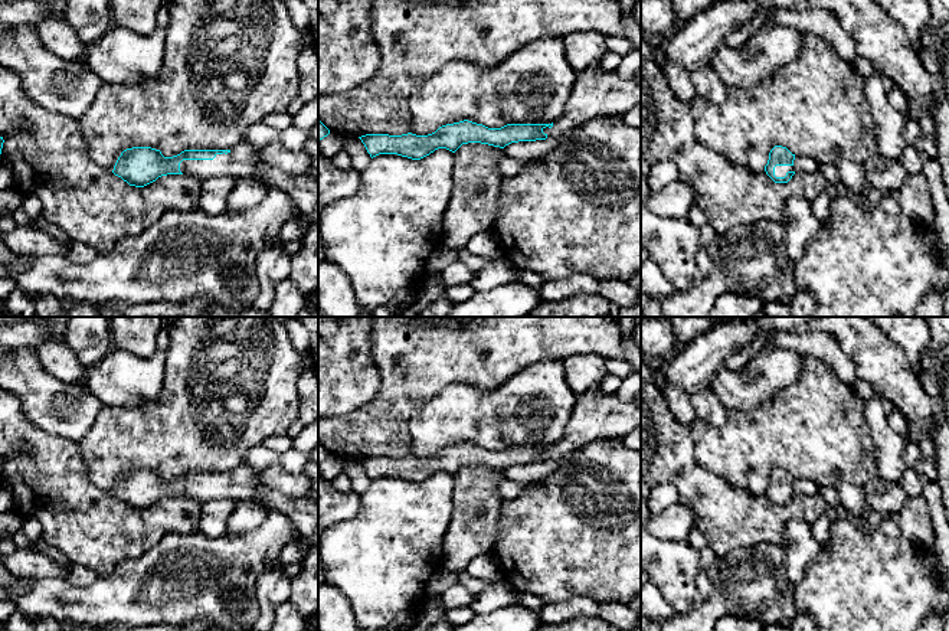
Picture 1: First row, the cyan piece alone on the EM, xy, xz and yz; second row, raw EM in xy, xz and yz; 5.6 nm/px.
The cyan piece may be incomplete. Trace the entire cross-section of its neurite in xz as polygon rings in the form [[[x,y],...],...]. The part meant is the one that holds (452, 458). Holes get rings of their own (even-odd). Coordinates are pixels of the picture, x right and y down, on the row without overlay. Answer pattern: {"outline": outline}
{"outline": [[[592,388],[577,395],[565,435],[552,447],[507,447],[501,451],[488,451],[464,442],[442,448],[428,458],[366,457],[359,461],[372,481],[379,477],[397,477],[420,483],[438,471],[455,475],[468,465],[504,471],[511,465],[560,460],[595,441],[624,439],[637,428],[641,428],[641,406],[635,400],[622,400],[616,393],[605,395],[601,388]]]}

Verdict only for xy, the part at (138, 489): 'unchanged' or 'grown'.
grown

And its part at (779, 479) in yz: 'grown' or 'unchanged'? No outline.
grown

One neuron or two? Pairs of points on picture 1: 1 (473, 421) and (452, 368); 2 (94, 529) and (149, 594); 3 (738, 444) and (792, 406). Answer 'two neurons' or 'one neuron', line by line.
1: two neurons
2: two neurons
3: one neuron

